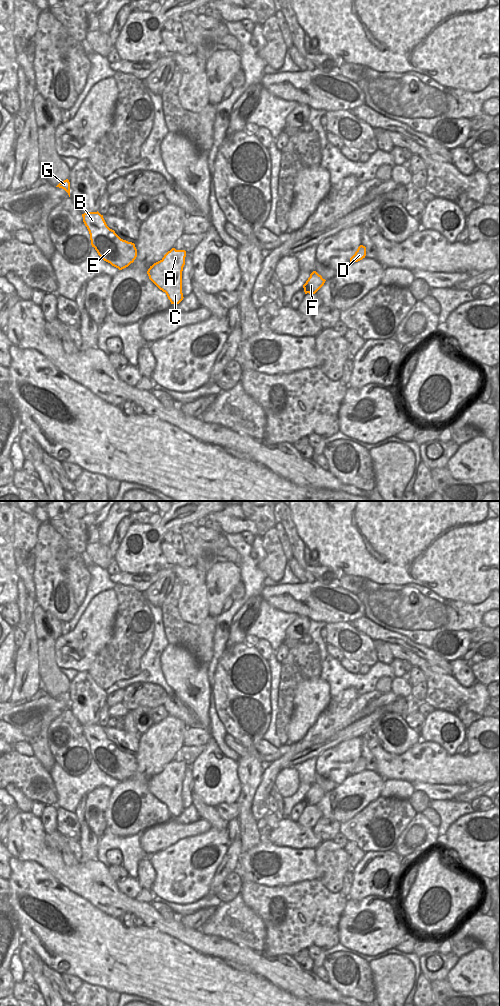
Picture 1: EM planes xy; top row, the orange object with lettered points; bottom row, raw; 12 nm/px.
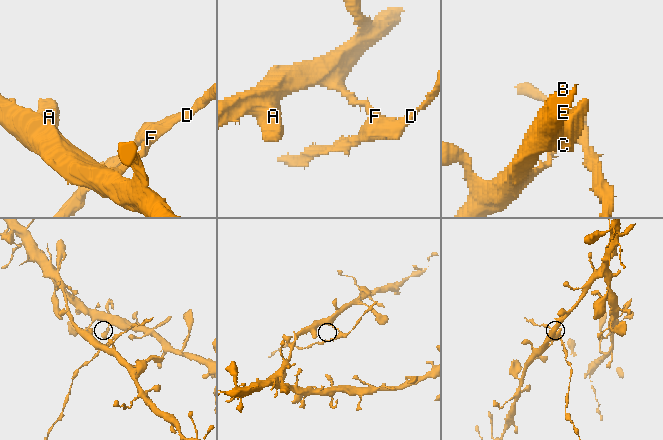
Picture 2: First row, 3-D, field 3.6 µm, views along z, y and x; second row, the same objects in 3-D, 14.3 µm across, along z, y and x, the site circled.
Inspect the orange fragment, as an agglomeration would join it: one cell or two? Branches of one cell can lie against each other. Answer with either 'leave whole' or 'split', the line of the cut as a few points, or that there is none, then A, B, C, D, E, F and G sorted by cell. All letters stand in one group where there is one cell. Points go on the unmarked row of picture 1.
split; cut xy (304, 801), (307, 804); groups A B C E G / D F

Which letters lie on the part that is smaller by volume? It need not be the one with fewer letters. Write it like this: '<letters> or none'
D, F

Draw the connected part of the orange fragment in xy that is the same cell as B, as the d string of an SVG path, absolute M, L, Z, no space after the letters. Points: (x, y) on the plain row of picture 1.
M98 723L82 726L87 739L92 759L98 767L112 778L122 782L128 779L137 769L135 756L121 751L110 741Z

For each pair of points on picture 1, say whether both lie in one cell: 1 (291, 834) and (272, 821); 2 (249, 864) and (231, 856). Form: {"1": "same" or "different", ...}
{"1": "different", "2": "different"}

